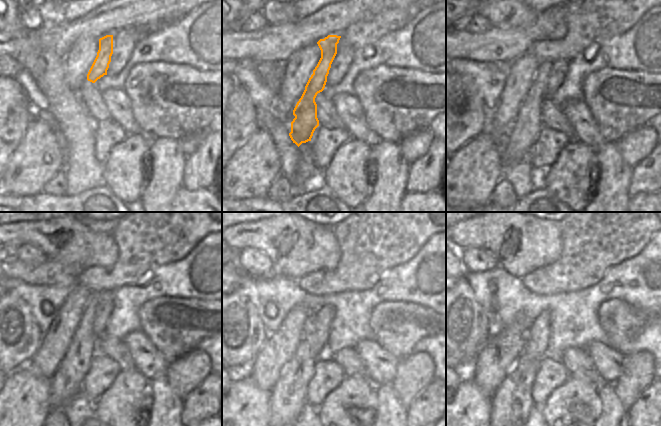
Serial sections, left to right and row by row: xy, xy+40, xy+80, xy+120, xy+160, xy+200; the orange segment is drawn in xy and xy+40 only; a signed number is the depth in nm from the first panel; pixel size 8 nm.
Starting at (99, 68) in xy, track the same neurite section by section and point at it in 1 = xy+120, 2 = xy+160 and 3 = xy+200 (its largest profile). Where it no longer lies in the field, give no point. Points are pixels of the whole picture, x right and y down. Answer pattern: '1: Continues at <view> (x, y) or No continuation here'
1: Continues at xy+120 (67, 381)
2: Continues at xy+160 (289, 395)
3: Continues at xy+200 (511, 404).

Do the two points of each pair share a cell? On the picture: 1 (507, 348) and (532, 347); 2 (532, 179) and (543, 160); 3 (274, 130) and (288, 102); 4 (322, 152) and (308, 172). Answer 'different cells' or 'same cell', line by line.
1: different cells
2: different cells
3: different cells
4: different cells

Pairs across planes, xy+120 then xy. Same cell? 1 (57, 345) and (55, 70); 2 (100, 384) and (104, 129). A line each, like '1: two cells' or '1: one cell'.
1: two cells
2: one cell

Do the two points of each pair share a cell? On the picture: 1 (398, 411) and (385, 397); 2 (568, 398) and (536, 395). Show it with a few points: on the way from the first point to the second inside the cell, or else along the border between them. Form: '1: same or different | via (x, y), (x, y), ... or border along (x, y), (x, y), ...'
1: same | via (395, 408), (388, 400)
2: different | border along (566, 380), (541, 405)

